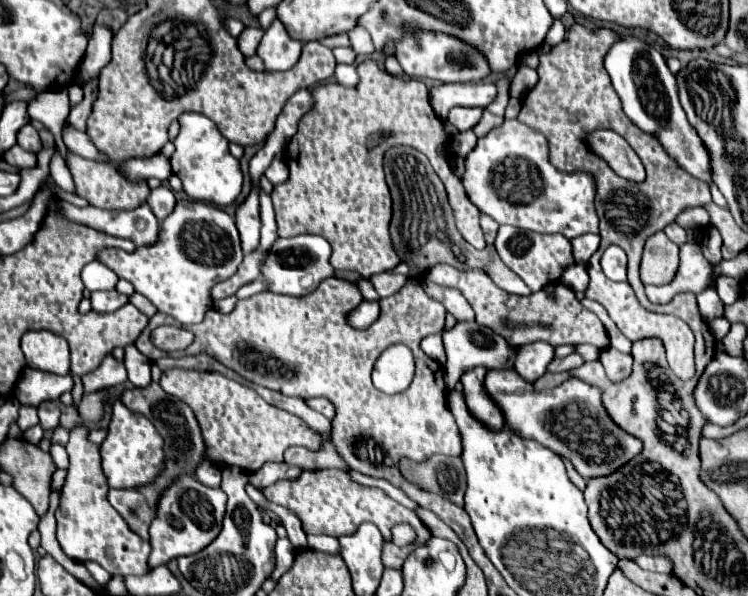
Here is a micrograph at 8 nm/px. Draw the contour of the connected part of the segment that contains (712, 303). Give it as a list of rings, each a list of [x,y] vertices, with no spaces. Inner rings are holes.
[[[709,285],[707,289],[703,289],[697,295],[697,303],[699,303],[699,311],[705,321],[713,321],[715,317],[723,317],[723,307],[719,307],[715,285]]]

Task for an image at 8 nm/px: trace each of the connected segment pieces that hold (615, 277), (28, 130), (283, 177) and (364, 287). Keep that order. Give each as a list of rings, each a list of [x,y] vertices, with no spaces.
[[[609,245],[605,249],[601,267],[611,281],[627,281],[627,255],[617,245]]]
[[[25,125],[21,131],[19,131],[19,137],[17,137],[17,143],[31,151],[31,153],[39,153],[41,151],[41,139],[39,139],[39,131],[33,127],[33,125]]]
[[[281,153],[275,155],[275,159],[273,159],[273,163],[269,165],[269,169],[265,171],[265,175],[269,177],[269,181],[271,181],[273,185],[279,185],[279,183],[287,181],[289,169],[287,169],[287,163],[283,161],[283,155],[281,155]]]
[[[359,279],[357,281],[357,289],[361,291],[361,295],[363,295],[363,299],[367,299],[367,301],[375,301],[375,299],[379,299],[379,295],[377,295],[377,291],[375,291],[375,287],[373,287],[373,283],[371,281],[367,281],[367,279]]]

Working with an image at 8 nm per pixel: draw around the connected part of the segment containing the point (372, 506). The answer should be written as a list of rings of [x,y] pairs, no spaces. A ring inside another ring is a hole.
[[[321,469],[321,471],[303,471],[303,475],[299,477],[299,481],[279,481],[267,489],[263,489],[265,497],[277,505],[283,505],[291,511],[295,511],[301,521],[303,521],[303,529],[309,535],[333,535],[333,537],[343,537],[343,535],[353,535],[361,523],[369,521],[373,525],[379,527],[385,543],[383,543],[383,565],[385,567],[401,567],[403,561],[407,559],[407,555],[429,541],[431,533],[425,529],[425,525],[417,519],[417,515],[399,505],[397,501],[393,501],[389,495],[385,495],[381,489],[373,489],[373,487],[363,487],[353,483],[345,471],[339,469]],[[397,523],[409,523],[415,529],[415,541],[411,545],[405,547],[397,547],[391,539],[391,529]]]

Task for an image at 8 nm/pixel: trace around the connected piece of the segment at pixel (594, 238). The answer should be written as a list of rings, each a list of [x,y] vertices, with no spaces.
[[[581,235],[581,237],[575,237],[571,243],[573,243],[575,261],[585,265],[599,247],[599,235]]]

